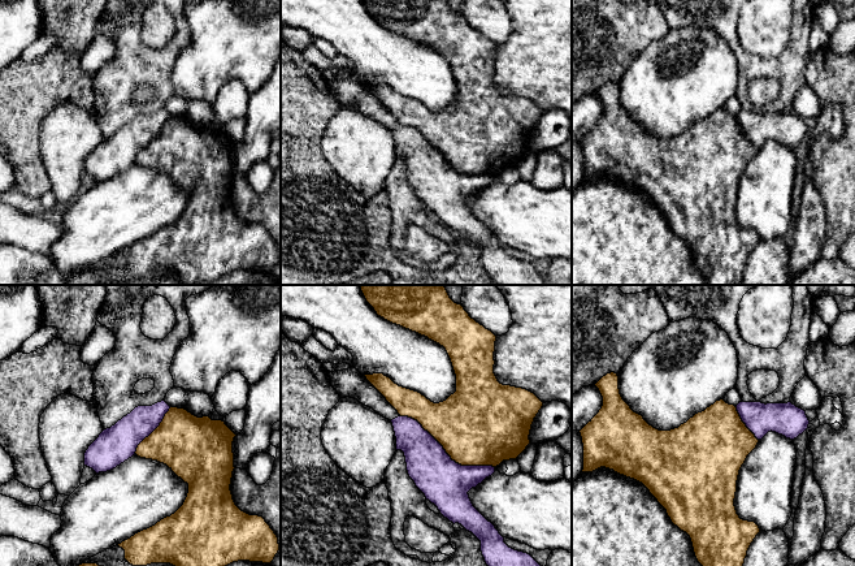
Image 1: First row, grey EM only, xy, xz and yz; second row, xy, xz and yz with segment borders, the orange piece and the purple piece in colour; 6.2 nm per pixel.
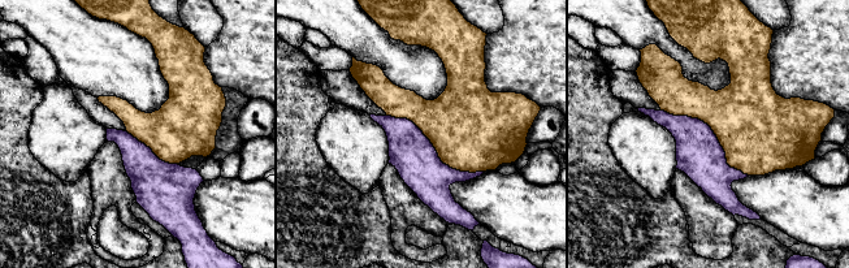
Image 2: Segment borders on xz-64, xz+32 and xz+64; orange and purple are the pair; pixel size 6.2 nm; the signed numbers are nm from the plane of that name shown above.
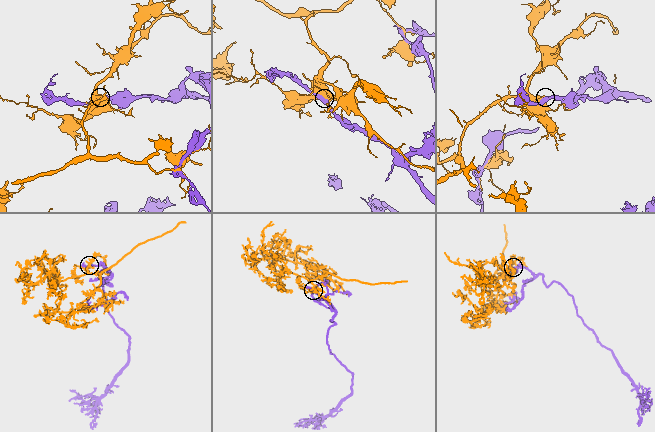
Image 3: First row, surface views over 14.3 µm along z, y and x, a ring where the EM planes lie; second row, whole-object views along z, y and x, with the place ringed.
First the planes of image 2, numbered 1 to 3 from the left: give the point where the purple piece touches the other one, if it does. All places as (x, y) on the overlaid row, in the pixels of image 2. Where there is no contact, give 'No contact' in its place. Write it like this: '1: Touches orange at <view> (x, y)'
1: Touches orange at xz-64 (152, 151)
2: Touches orange at xz+32 (436, 150)
3: Touches orange at xz+64 (713, 130)

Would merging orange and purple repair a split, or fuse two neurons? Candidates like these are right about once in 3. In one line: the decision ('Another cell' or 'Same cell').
Another cell

